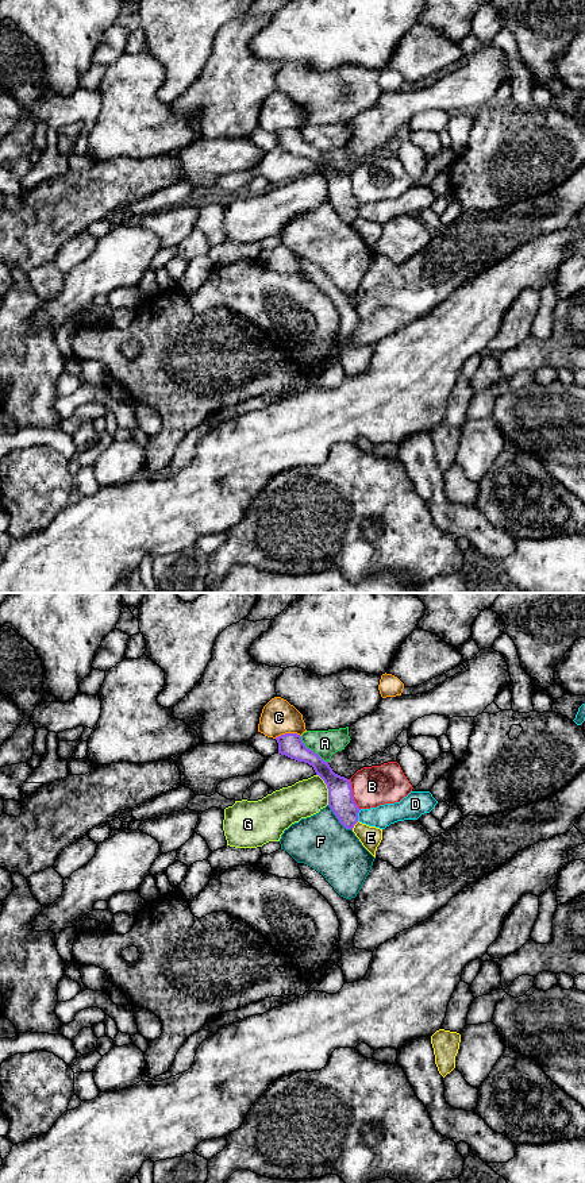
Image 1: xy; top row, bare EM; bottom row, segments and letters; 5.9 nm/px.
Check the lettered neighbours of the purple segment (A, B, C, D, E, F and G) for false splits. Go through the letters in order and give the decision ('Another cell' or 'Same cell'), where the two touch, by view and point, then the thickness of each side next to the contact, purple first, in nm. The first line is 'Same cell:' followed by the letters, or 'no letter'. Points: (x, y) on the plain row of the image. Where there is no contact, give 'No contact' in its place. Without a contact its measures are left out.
Same cell: no letter
A: Another cell. Touches purple at xy (311, 145). Thickness 140 nm (purple) against 160 nm
B: Another cell. Touches purple at xy (351, 189). Thickness 150 nm (purple) against 240 nm
C: Another cell. Touches purple at xy (287, 128). Thickness 140 nm (purple) against 200 nm
D: Another cell. Touches purple at xy (357, 209). Thickness 150 nm (purple) against 140 nm
E: Another cell. Touches purple at xy (354, 219). Thickness 150 nm (purple) against 130 nm
F: Another cell. Touches purple at xy (338, 214). Thickness 150 nm (purple) against 320 nm
G: Another cell. Touches purple at xy (327, 182). Thickness 150 nm (purple) against 220 nm

